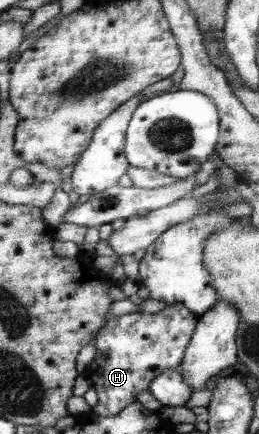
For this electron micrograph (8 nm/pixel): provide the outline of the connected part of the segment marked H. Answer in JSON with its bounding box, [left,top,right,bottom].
[83,304,197,417]

